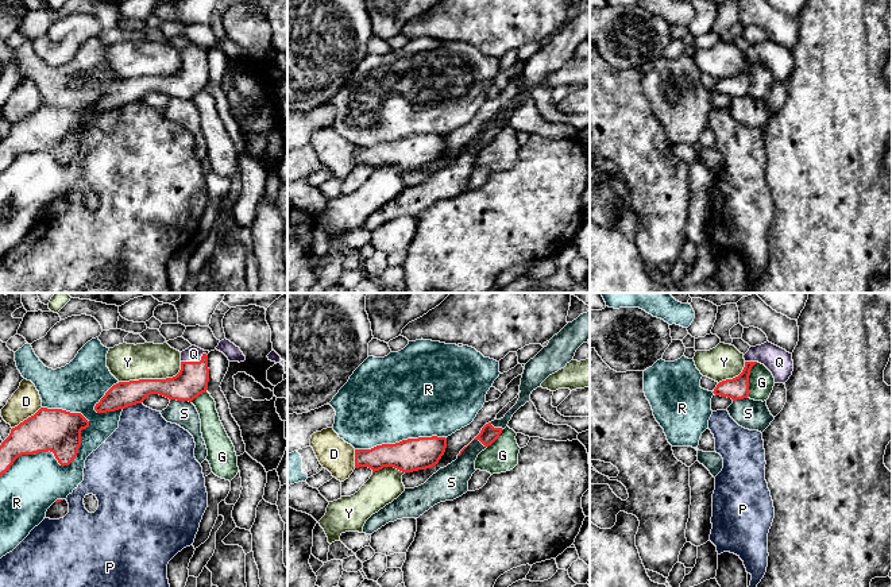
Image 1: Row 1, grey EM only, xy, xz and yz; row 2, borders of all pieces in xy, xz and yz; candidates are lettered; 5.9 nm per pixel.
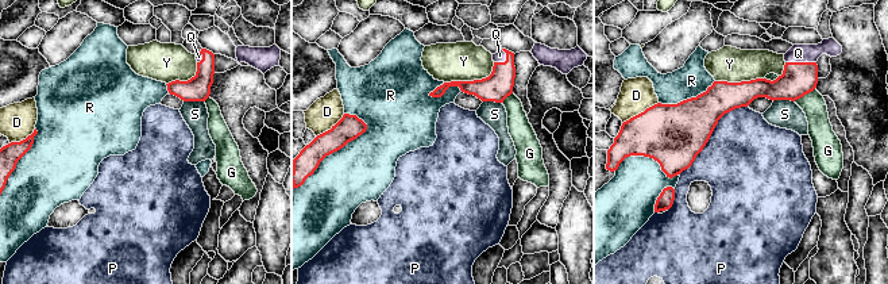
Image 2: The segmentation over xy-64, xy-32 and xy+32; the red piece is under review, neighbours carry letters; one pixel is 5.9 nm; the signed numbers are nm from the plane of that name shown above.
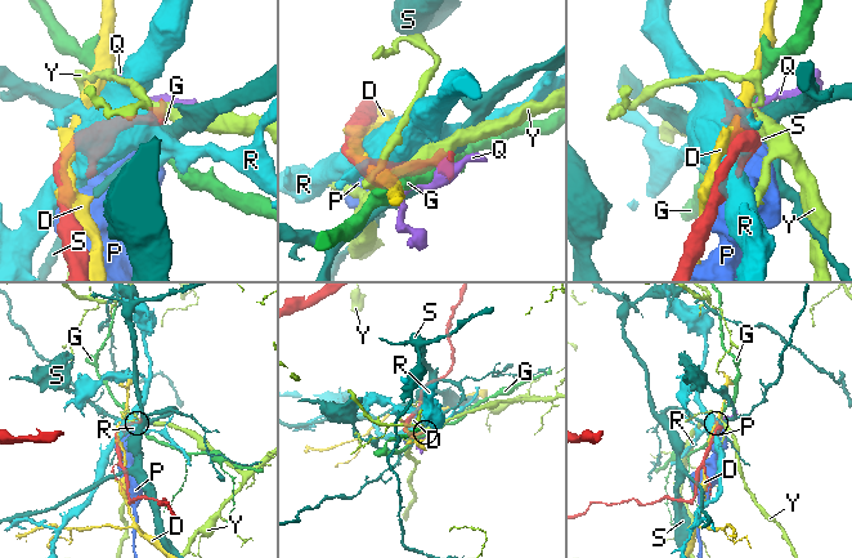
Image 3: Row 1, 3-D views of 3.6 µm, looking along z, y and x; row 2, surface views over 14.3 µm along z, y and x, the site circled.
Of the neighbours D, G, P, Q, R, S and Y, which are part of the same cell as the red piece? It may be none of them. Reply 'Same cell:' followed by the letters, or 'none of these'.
Same cell: Q

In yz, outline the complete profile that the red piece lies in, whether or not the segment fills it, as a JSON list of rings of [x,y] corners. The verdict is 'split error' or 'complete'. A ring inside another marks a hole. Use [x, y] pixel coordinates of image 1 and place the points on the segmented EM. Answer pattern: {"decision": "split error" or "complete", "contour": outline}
{"decision": "split error", "contour": [[[766,341],[761,345],[750,347],[744,355],[744,359],[745,367],[742,372],[733,379],[719,382],[713,393],[731,398],[733,401],[748,398],[750,370],[758,362],[764,364],[775,378],[775,386],[766,399],[766,406],[771,414],[776,417],[787,402],[787,389],[784,383],[793,371],[792,354]]]}

